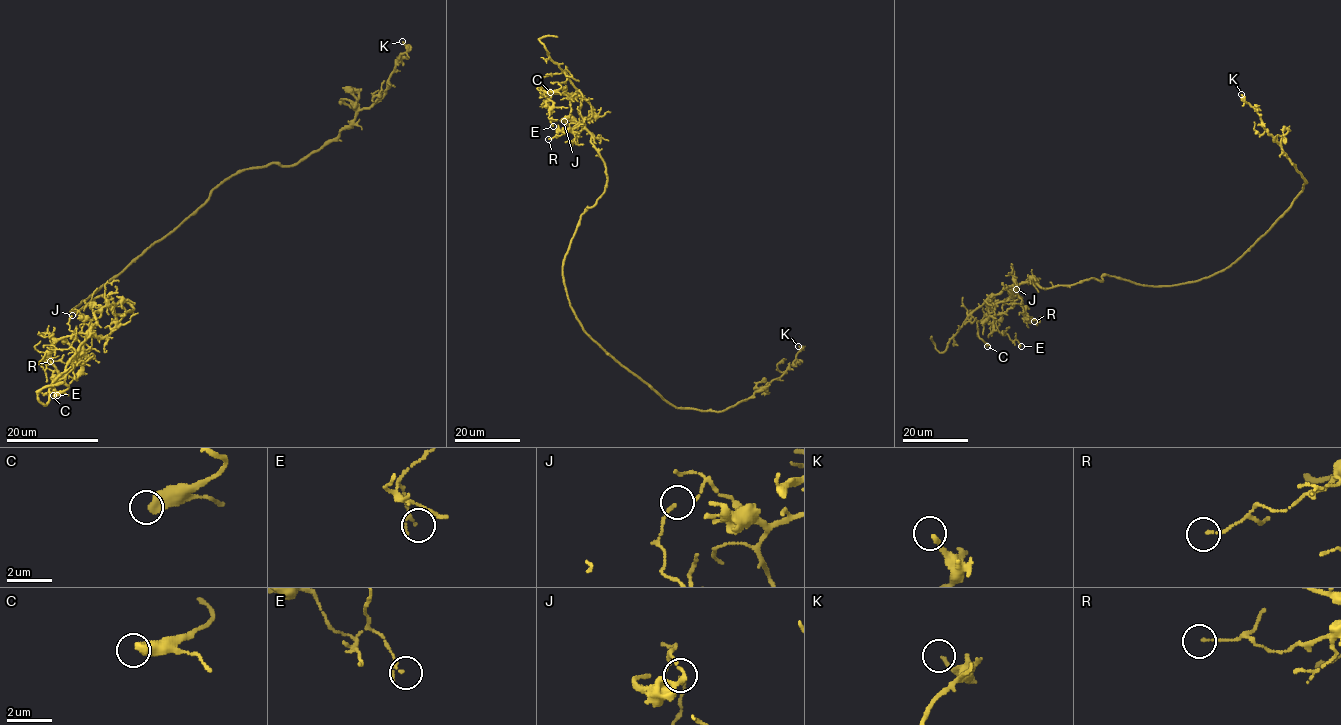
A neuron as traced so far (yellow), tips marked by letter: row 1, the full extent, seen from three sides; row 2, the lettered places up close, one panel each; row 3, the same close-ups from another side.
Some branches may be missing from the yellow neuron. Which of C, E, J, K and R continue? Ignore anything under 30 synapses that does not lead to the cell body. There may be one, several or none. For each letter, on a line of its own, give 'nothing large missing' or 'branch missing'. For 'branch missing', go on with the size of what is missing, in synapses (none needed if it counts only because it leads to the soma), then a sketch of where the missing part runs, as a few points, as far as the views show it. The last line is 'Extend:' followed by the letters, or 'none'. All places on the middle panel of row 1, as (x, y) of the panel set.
C: nothing large missing
E: nothing large missing
J: nothing large missing
K: nothing large missing
R: nothing large missing
Extend: none

